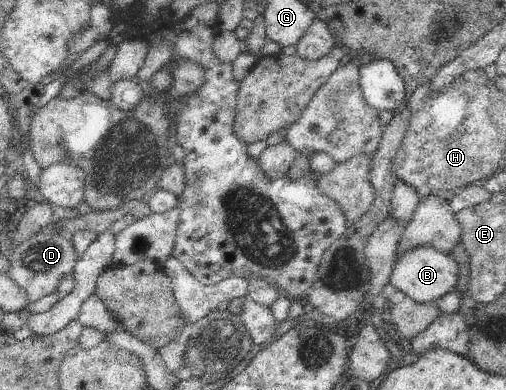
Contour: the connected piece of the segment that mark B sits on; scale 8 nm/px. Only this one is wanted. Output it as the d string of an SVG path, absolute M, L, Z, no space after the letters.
M419 246L399 256L398 262L392 269L389 282L415 303L426 304L435 302L455 290L458 282L457 271L458 260L451 255L444 255L431 246Z

